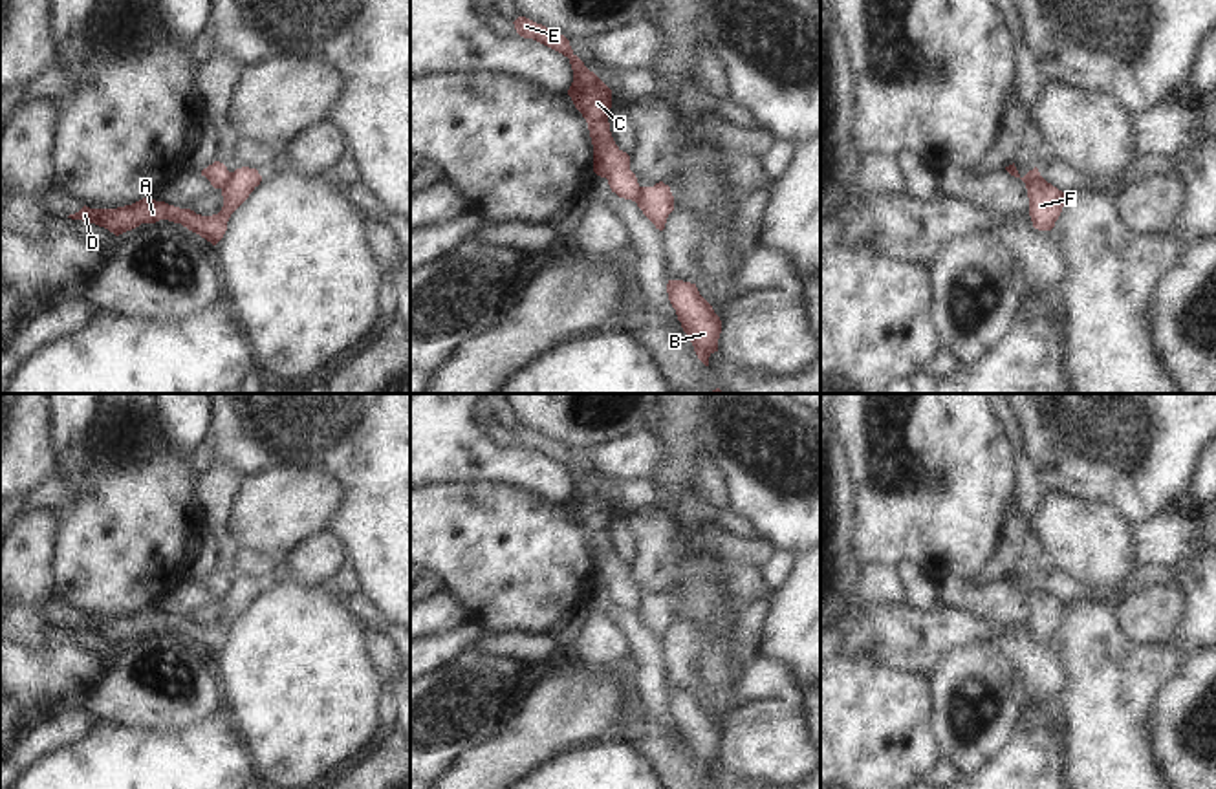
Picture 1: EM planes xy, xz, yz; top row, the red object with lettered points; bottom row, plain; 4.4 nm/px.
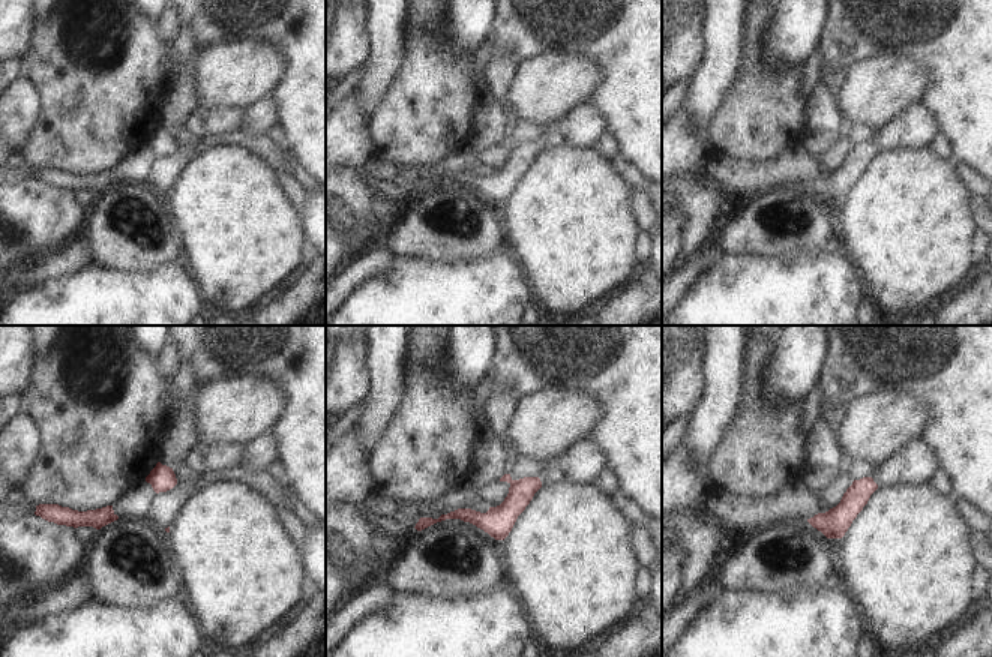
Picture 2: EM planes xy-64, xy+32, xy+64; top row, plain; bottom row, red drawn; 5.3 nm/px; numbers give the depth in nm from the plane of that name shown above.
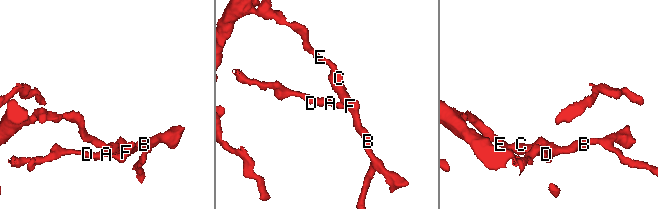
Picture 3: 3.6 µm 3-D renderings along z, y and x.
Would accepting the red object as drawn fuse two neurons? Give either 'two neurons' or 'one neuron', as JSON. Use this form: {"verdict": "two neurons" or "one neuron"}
{"verdict": "two neurons"}

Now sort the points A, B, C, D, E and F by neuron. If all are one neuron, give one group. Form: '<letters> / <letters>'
A B D F / C E

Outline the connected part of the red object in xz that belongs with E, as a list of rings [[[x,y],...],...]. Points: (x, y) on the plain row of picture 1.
[[[518,427],[513,434],[520,447],[533,449],[570,469],[573,492],[568,505],[588,533],[593,555],[593,582],[606,588],[612,602],[619,608],[635,611],[639,593],[630,580],[630,566],[615,555],[610,542],[612,500],[584,476],[564,445],[526,427]]]

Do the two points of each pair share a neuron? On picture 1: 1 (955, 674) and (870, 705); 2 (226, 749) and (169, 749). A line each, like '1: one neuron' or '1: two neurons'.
1: two neurons
2: one neuron

